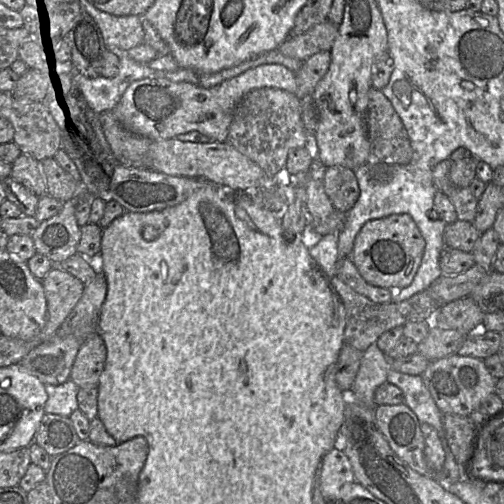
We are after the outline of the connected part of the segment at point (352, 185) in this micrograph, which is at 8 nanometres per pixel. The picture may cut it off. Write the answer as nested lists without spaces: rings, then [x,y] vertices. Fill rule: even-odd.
[[[330,166],[324,170],[323,185],[334,209],[348,212],[359,198],[359,186],[353,170],[342,166]]]

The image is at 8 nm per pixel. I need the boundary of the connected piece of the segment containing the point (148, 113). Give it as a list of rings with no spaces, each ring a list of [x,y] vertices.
[[[264,64],[211,88],[188,82],[173,82],[166,78],[137,80],[128,86],[111,111],[127,130],[152,141],[198,131],[216,142],[225,142],[236,106],[247,93],[259,88],[276,88],[292,94],[297,92],[292,71],[279,64]]]

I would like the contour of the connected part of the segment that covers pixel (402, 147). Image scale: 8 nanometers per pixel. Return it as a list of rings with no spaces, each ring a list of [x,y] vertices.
[[[372,87],[368,91],[365,130],[373,160],[401,165],[411,162],[413,150],[399,116],[383,93]]]

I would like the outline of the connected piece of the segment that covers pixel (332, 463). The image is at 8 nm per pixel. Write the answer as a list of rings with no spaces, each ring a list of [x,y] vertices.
[[[334,447],[324,455],[319,471],[319,485],[326,502],[335,499],[342,486],[355,481],[352,466],[343,450]]]

